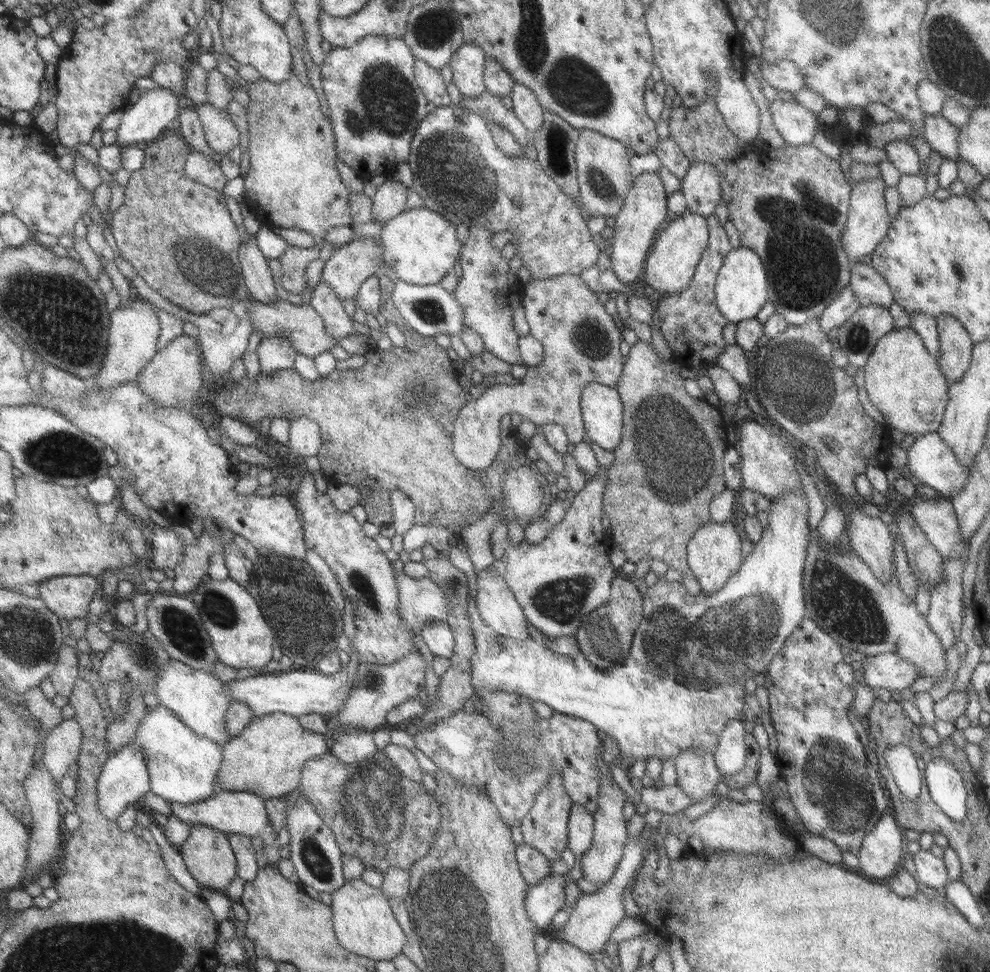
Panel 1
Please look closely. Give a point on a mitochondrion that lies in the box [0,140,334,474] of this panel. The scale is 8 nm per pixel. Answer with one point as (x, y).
(58, 308)

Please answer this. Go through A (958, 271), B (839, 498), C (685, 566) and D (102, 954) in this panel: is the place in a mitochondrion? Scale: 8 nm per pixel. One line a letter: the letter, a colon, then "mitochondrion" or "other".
A: other
B: other
C: other
D: mitochondrion

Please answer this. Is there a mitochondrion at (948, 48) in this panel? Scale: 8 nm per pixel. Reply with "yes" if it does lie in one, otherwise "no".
yes

